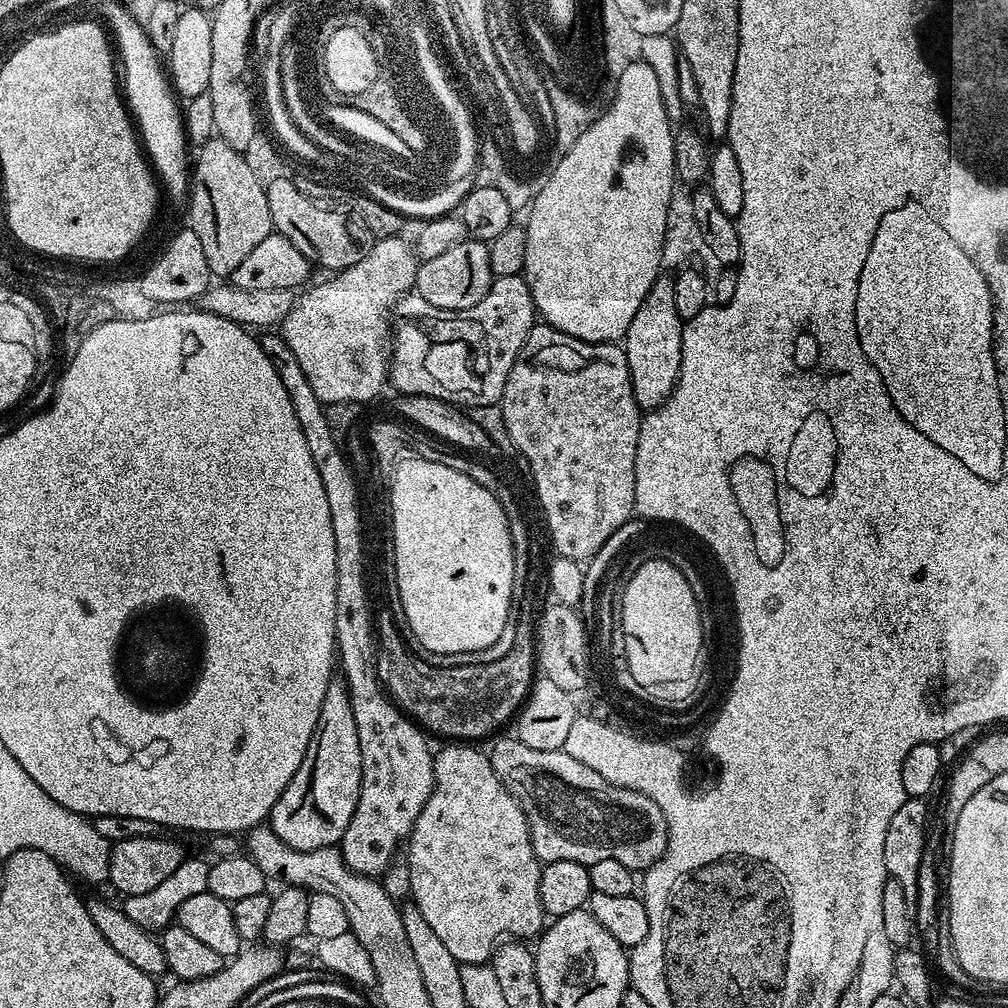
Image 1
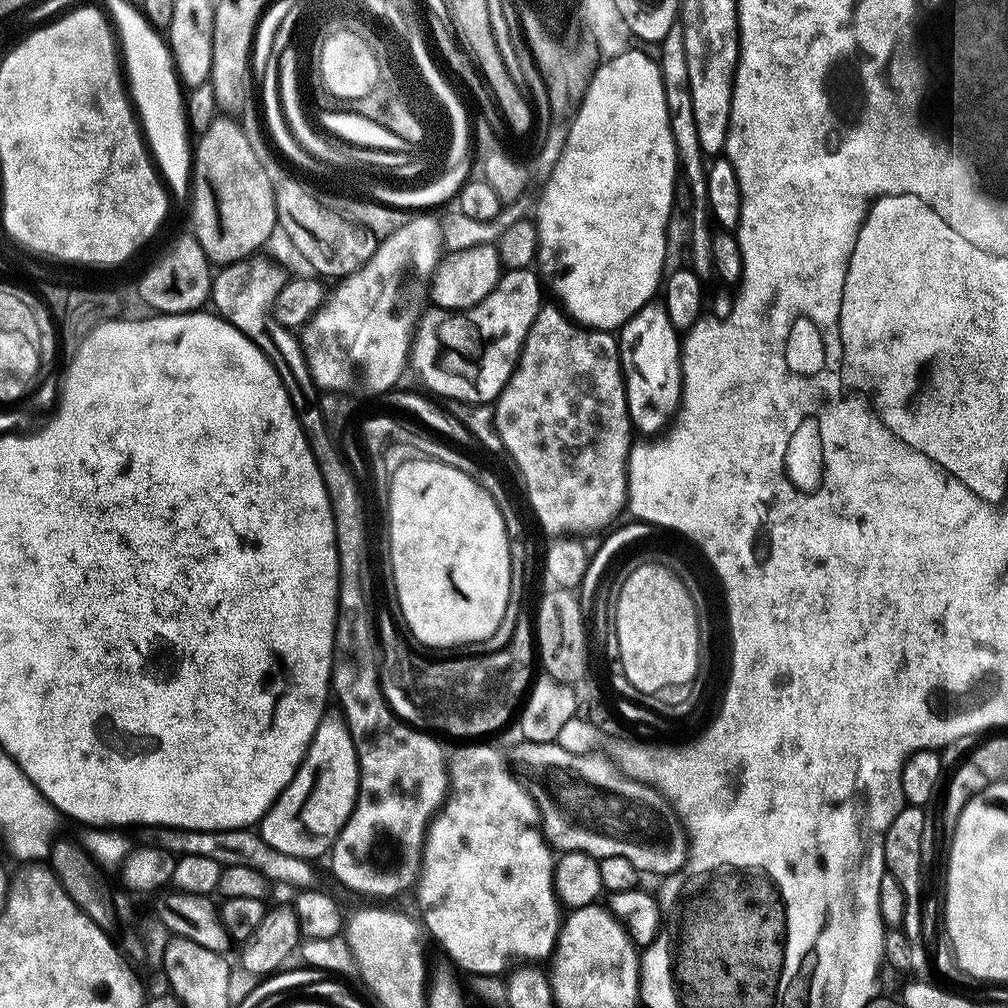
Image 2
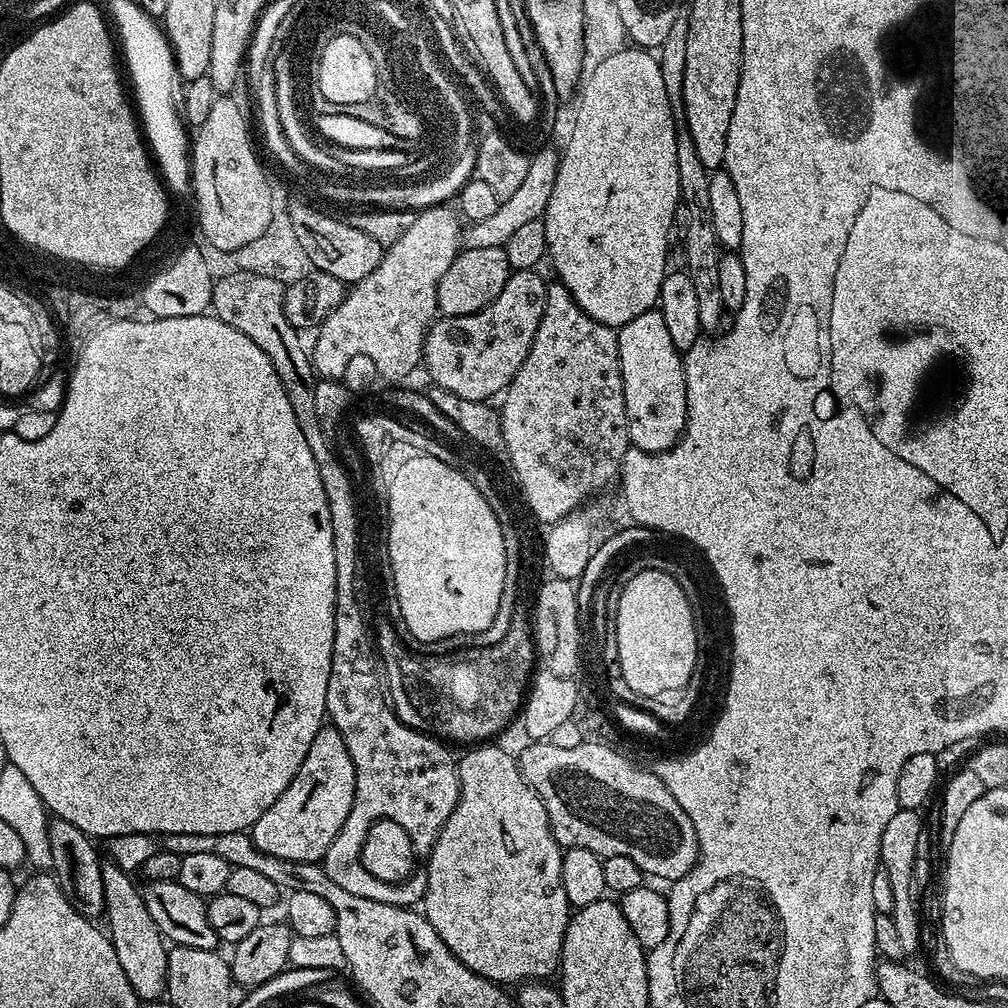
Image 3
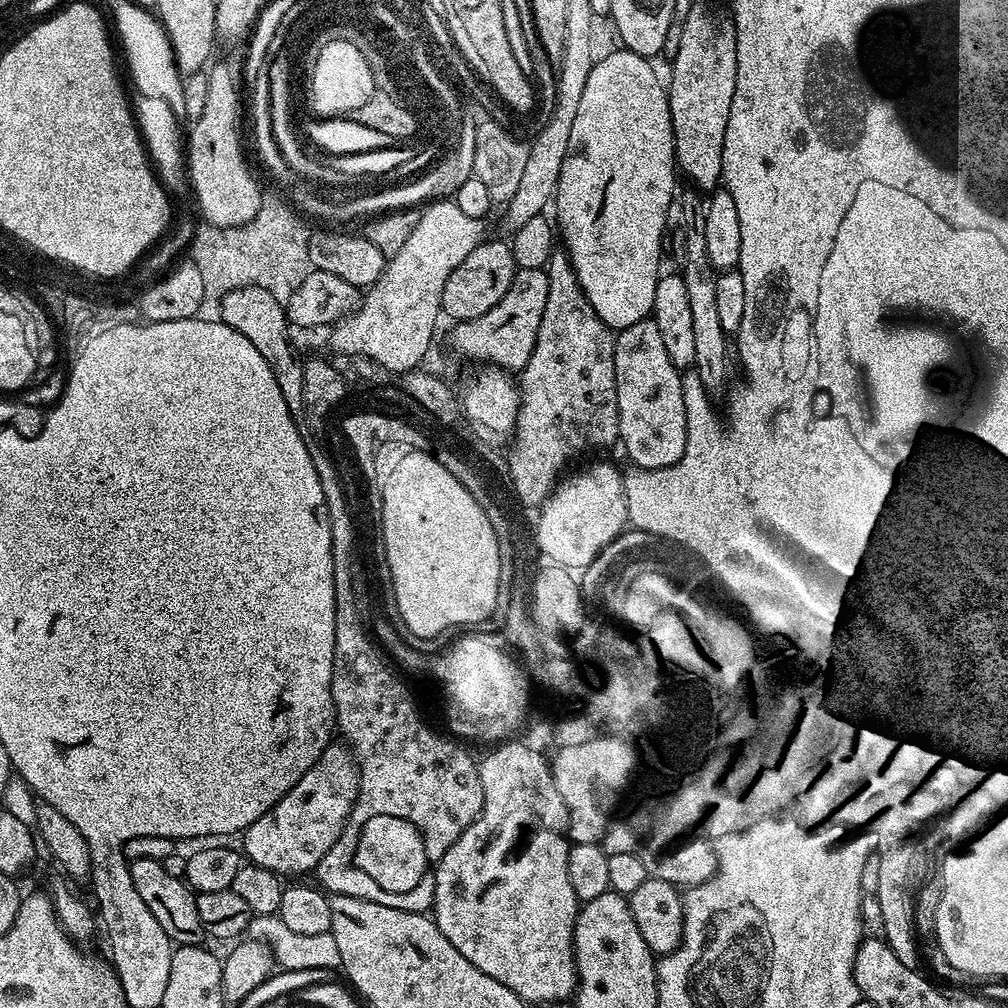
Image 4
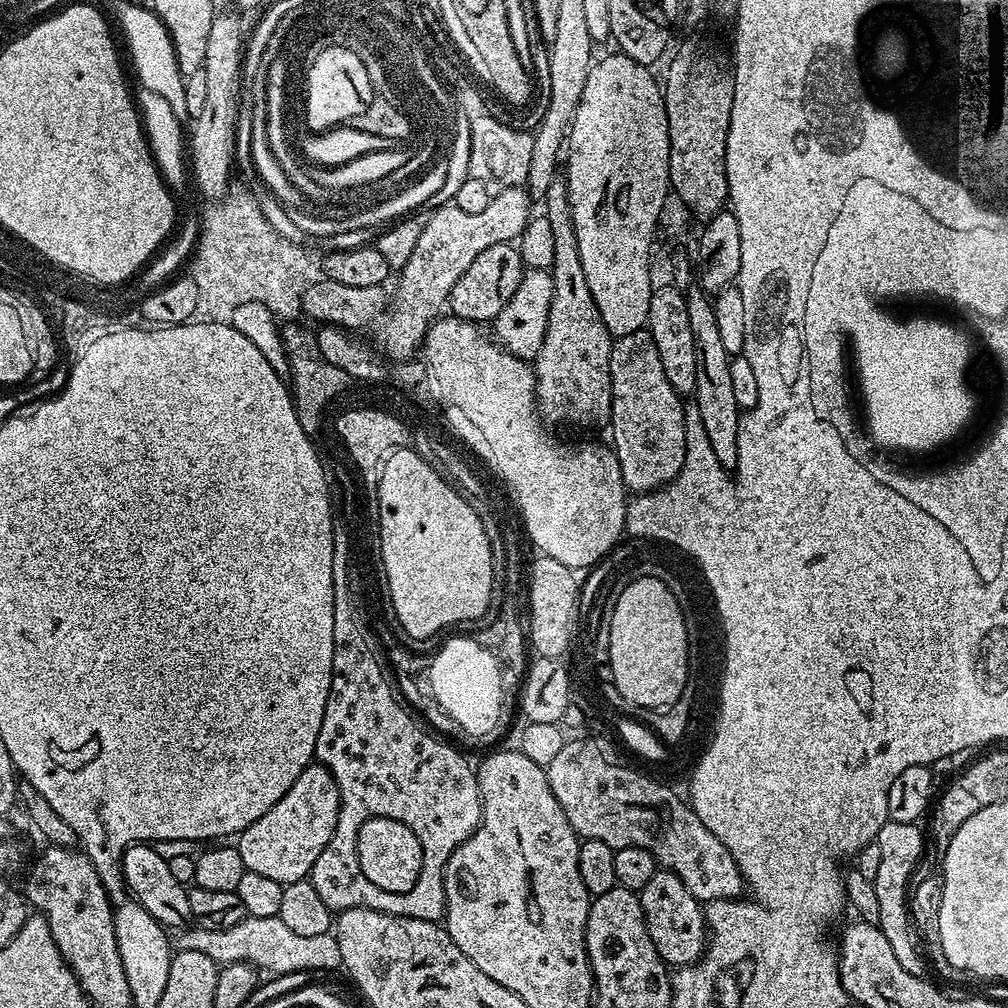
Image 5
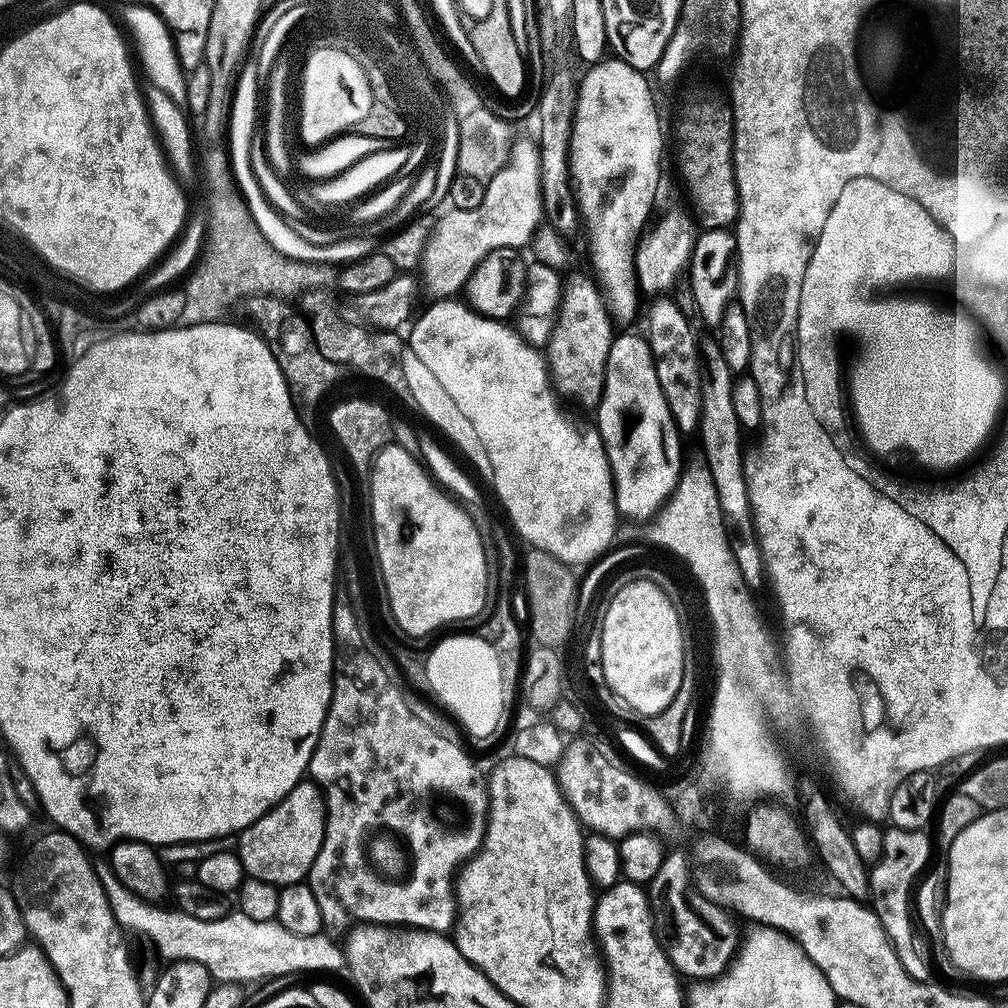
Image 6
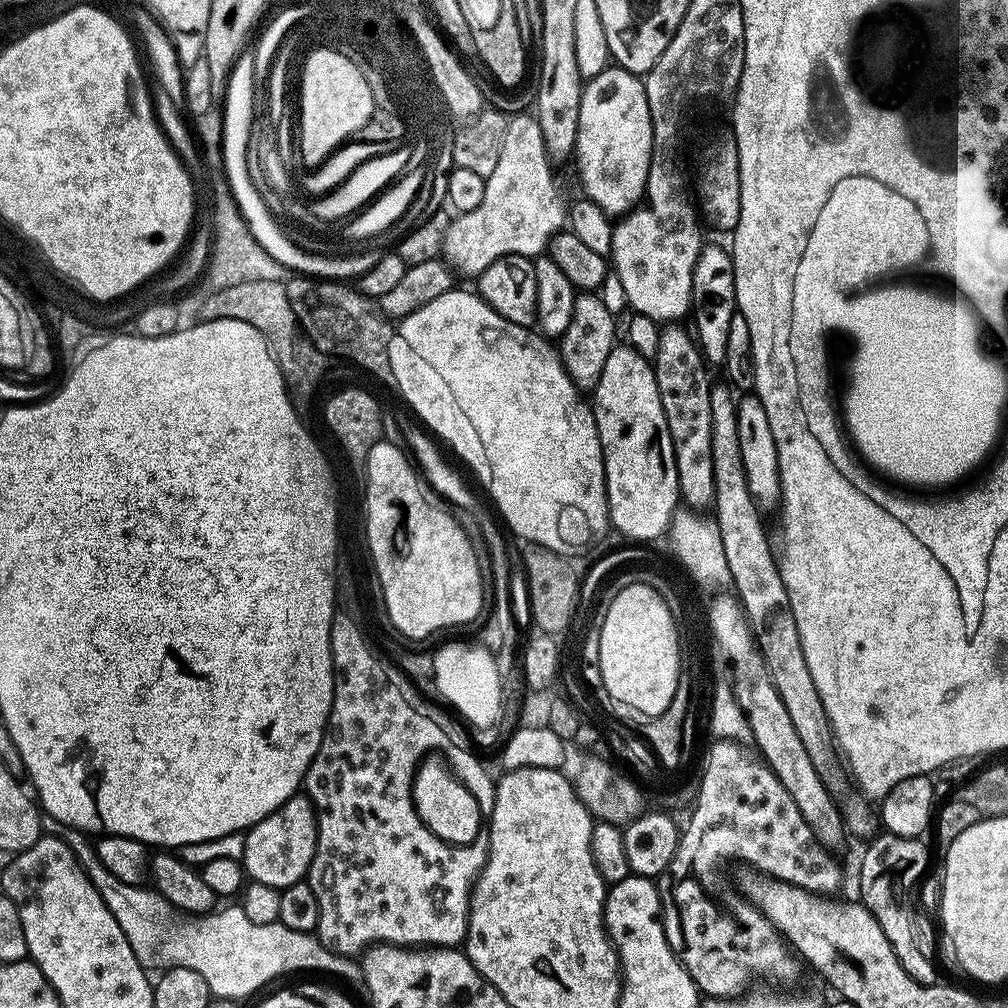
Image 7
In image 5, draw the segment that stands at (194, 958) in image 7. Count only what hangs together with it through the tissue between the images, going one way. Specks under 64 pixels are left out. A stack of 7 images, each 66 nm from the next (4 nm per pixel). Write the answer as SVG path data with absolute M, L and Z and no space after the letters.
M245 915L242 922L223 930L206 930L196 926L181 931L179 936L180 948L198 950L218 966L247 961L257 969L269 968L272 972L312 972L315 968L341 967L335 935L317 934L314 938L306 938L303 934L294 934L294 930L288 929L279 916L254 918Z

